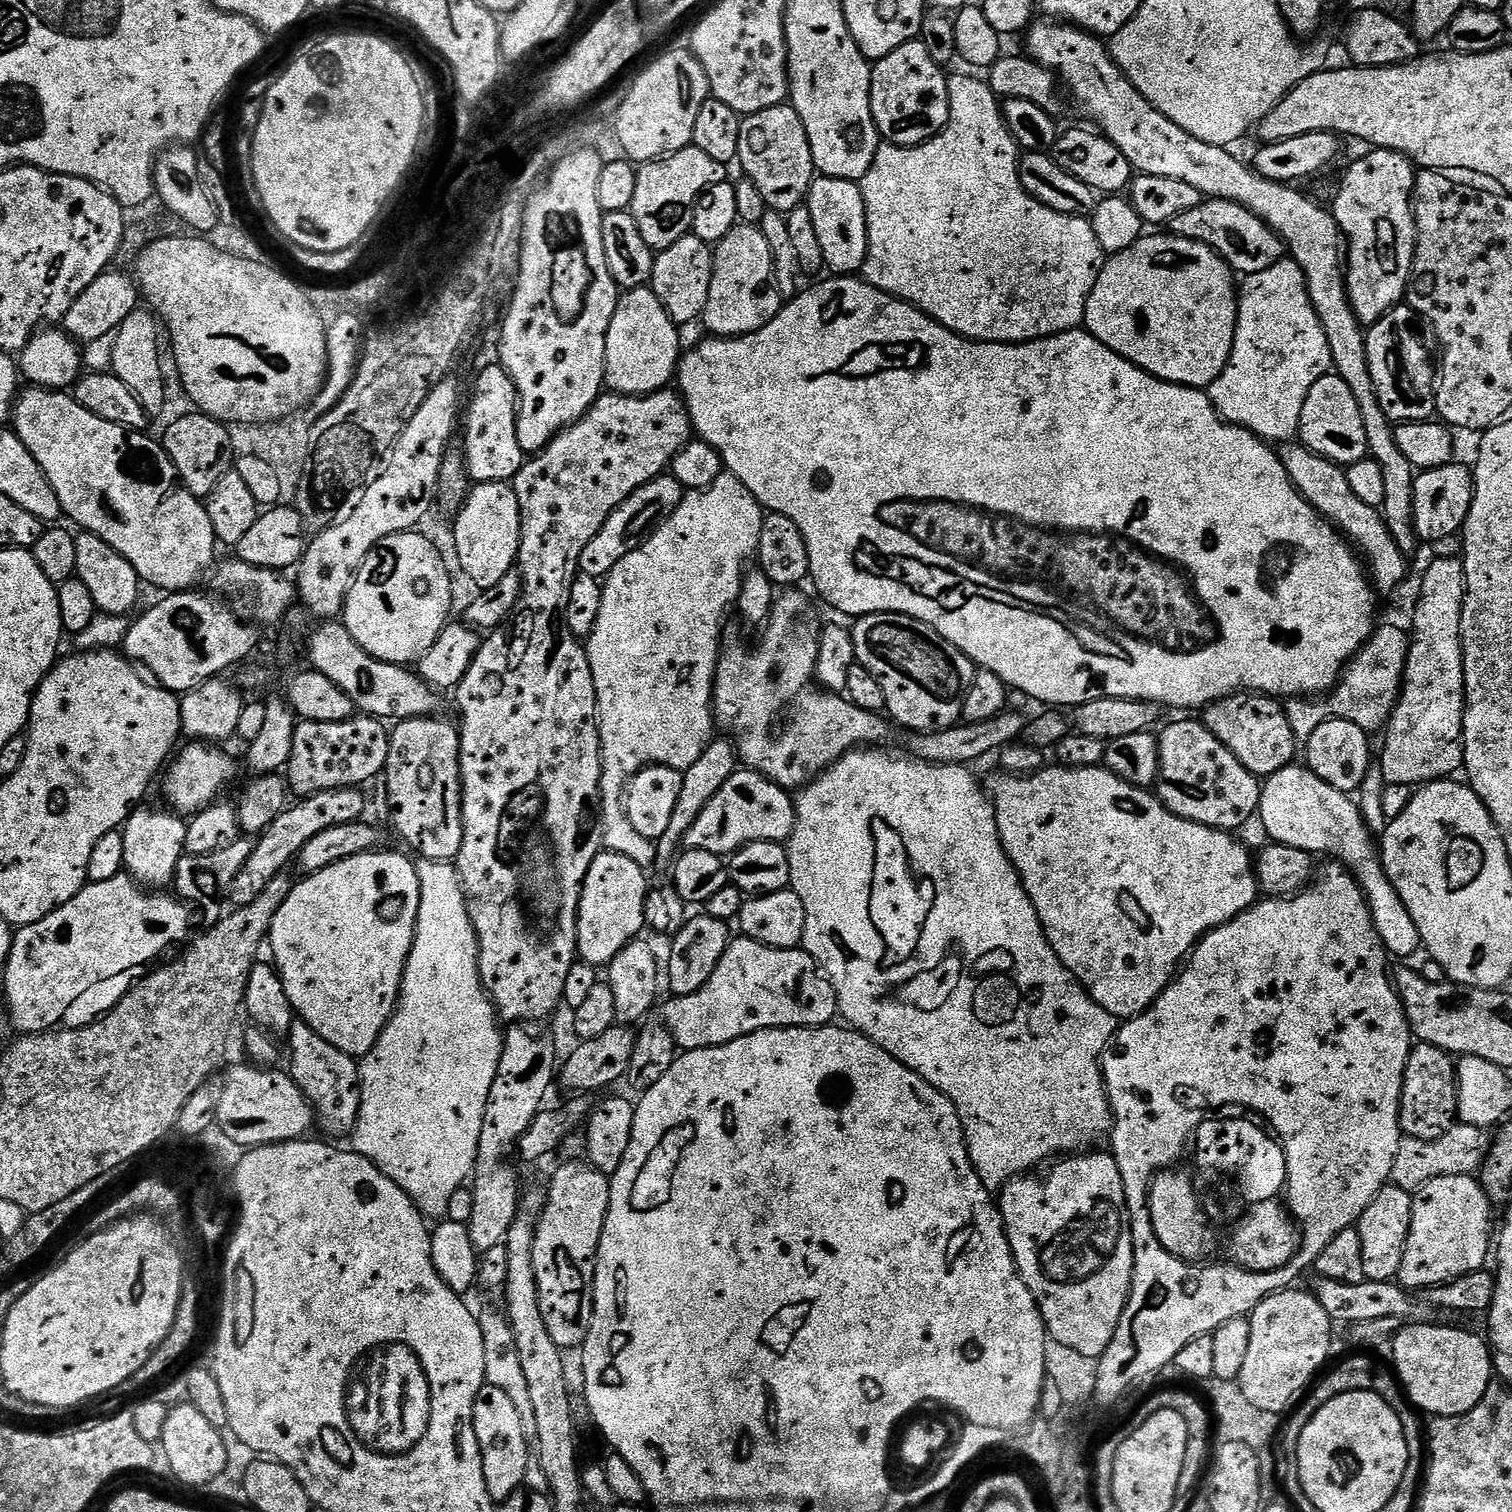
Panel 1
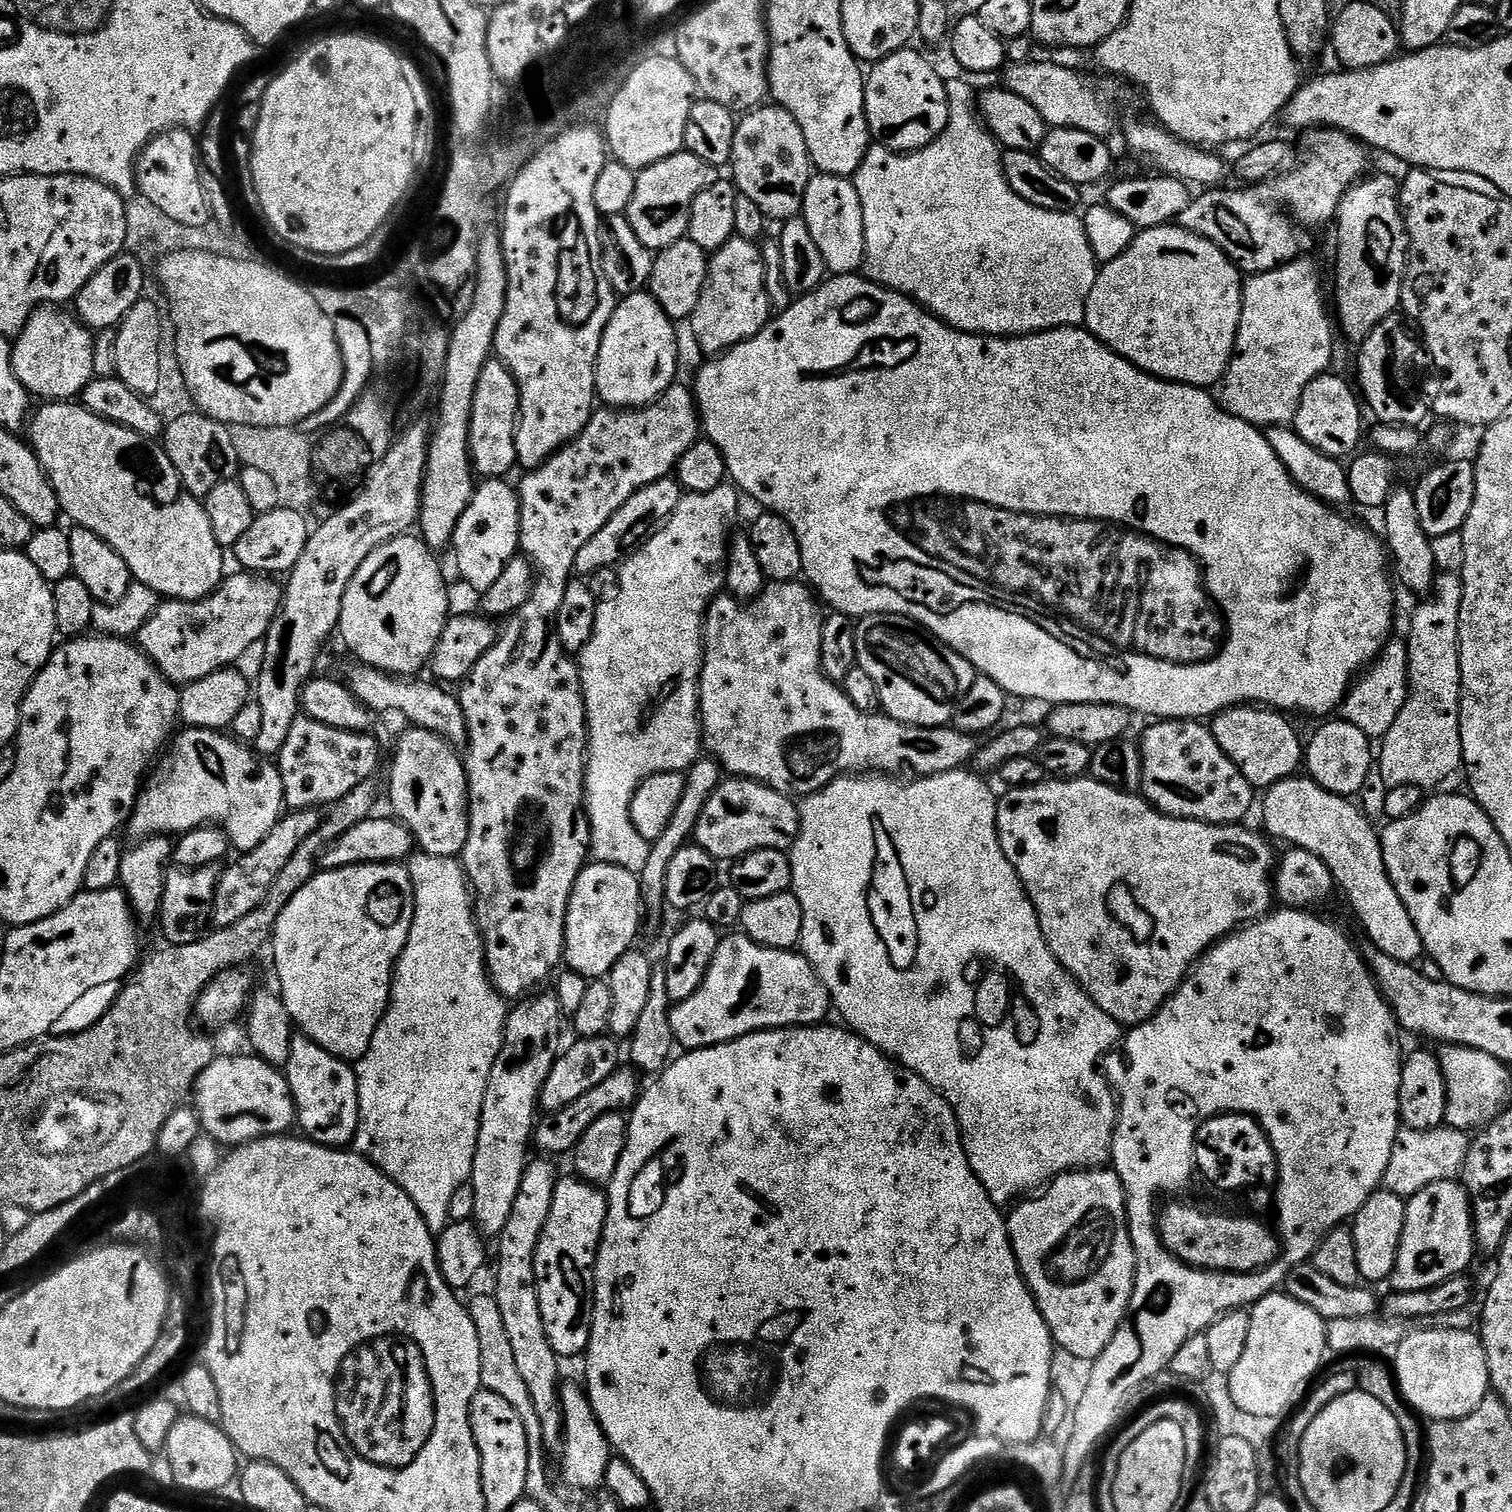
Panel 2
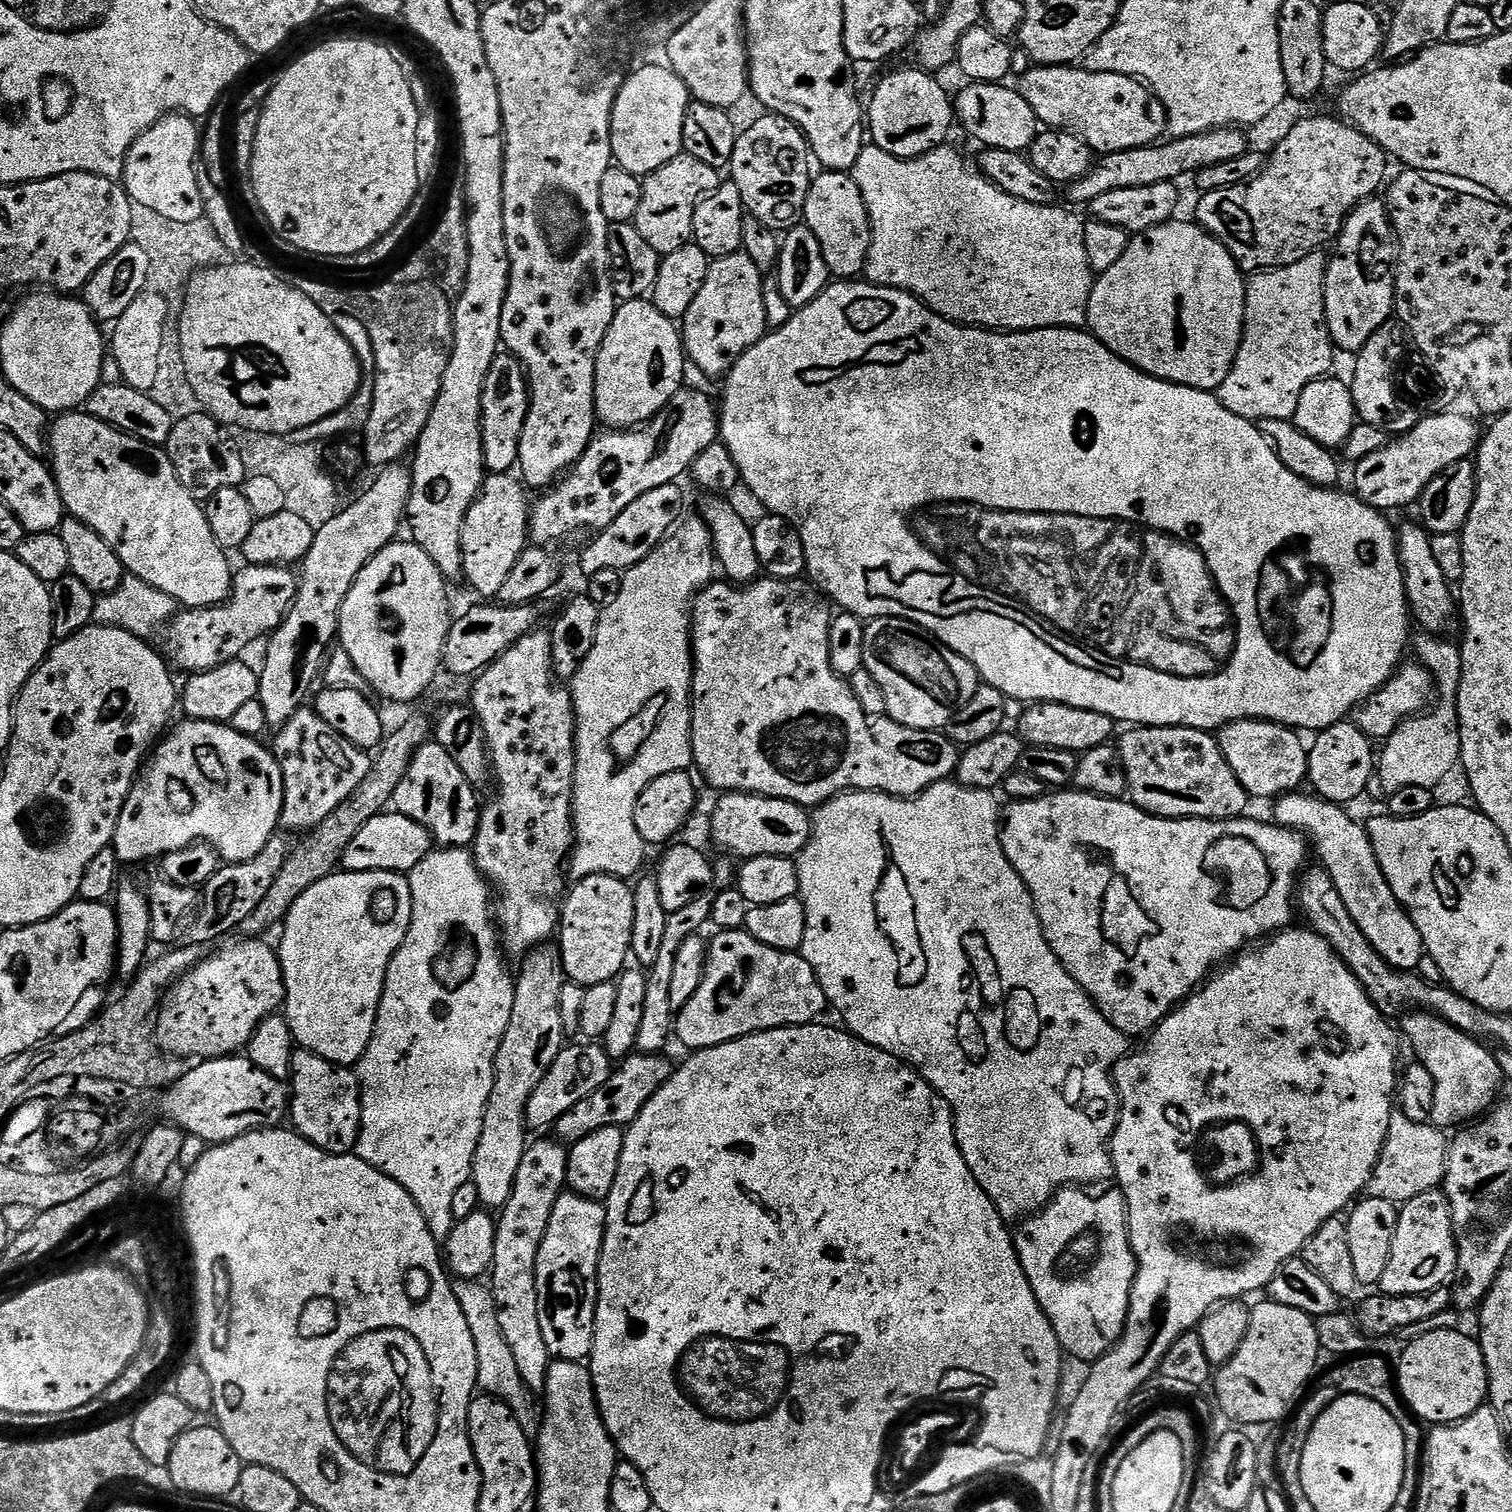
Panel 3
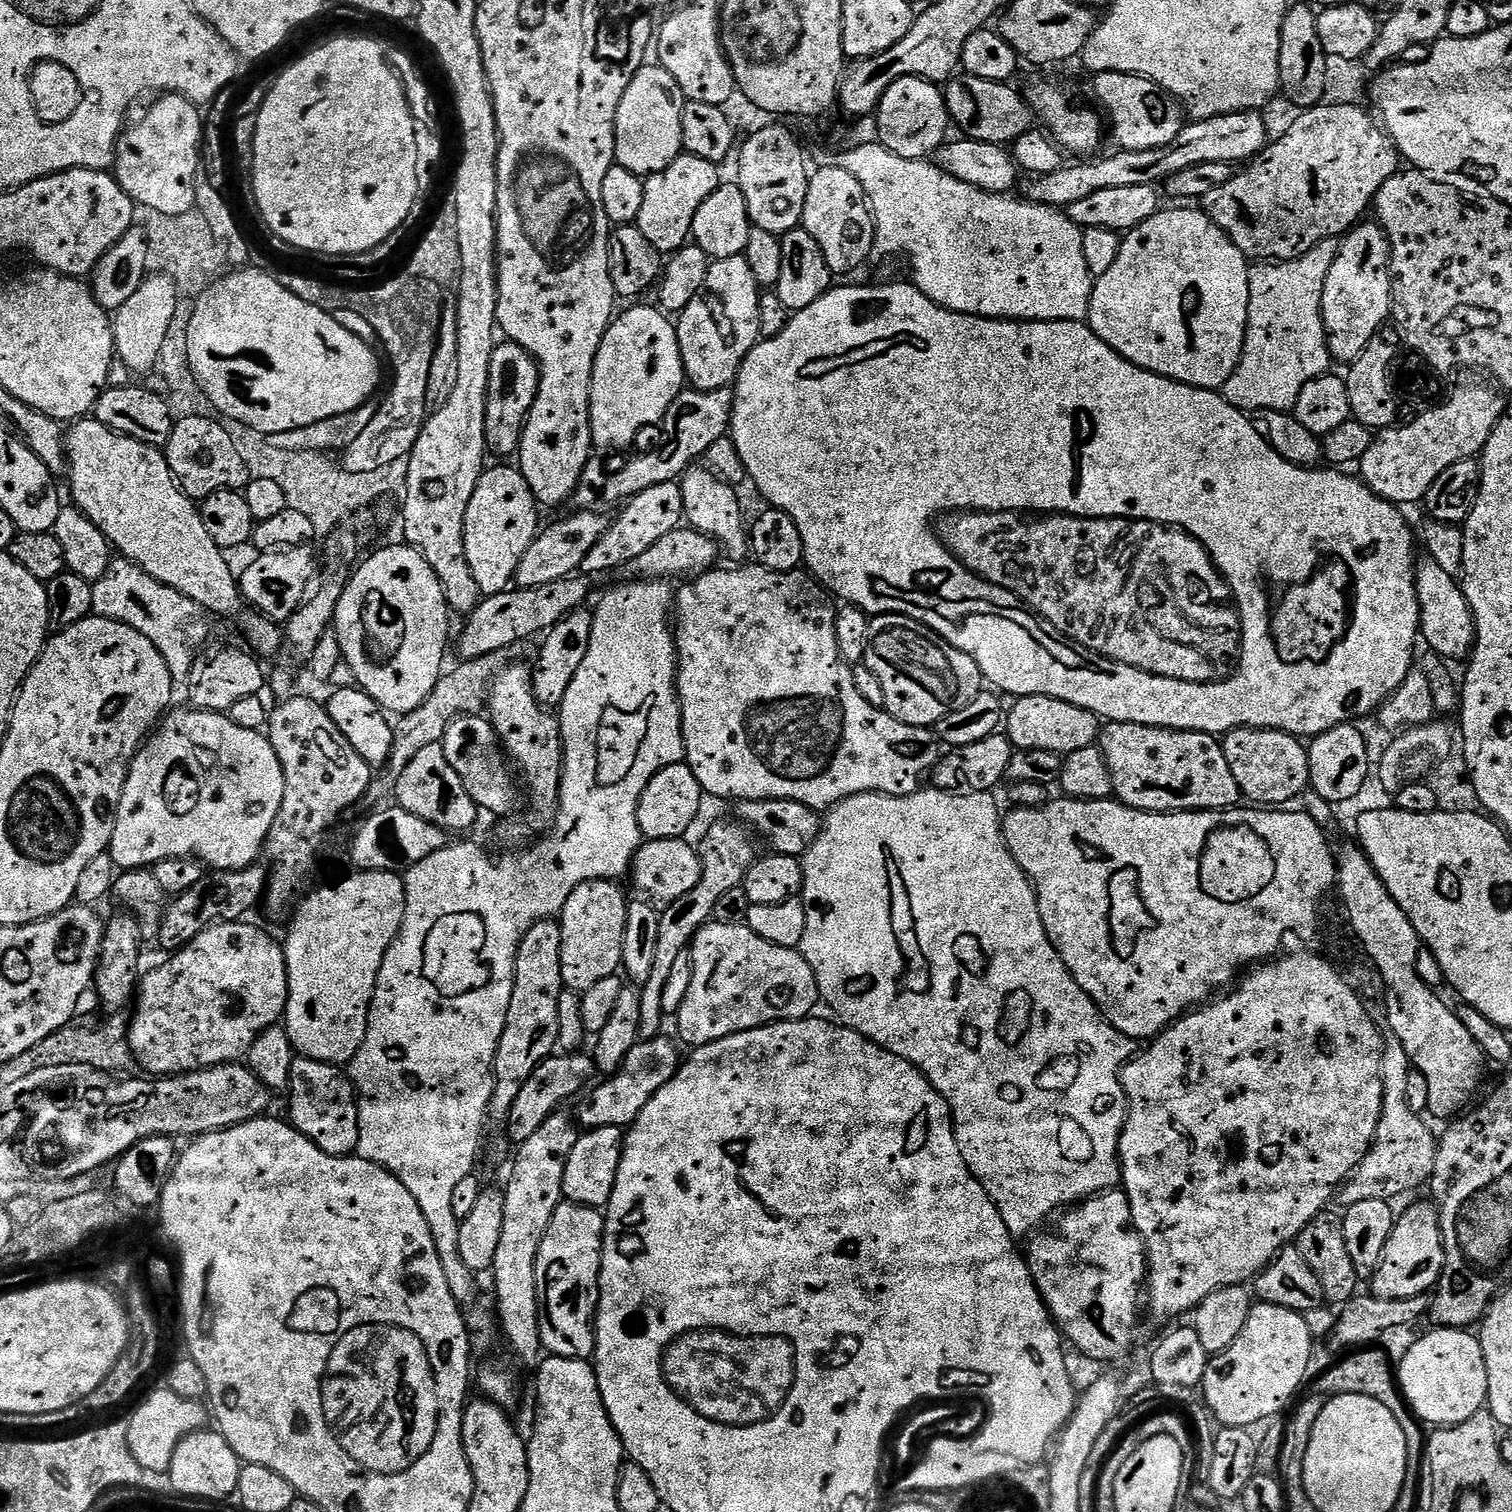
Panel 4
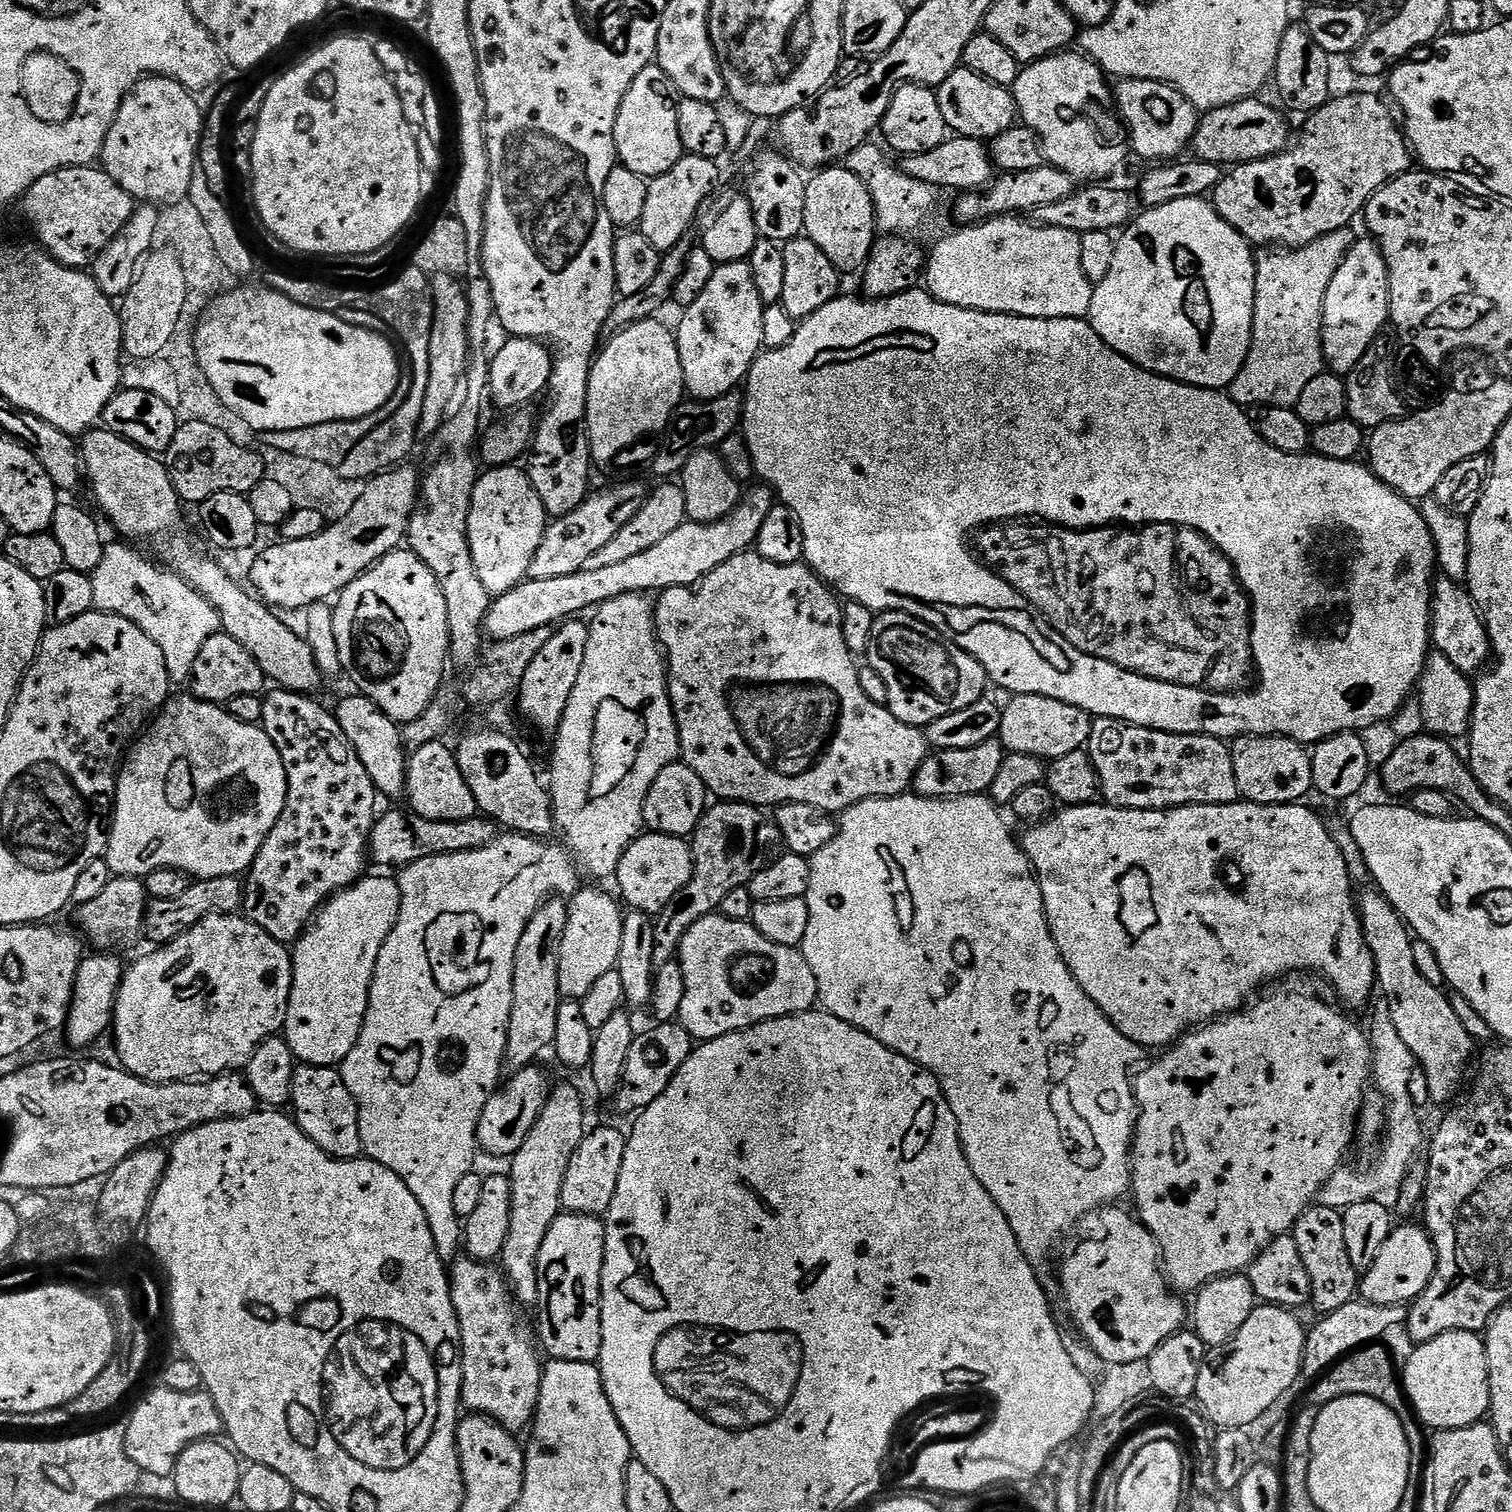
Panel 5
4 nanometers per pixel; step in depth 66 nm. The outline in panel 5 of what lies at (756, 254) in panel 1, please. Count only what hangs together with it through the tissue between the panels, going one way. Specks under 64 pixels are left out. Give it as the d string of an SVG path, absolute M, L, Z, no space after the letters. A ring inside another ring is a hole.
M743 260L733 264L722 264L716 267L706 290L698 294L696 301L683 309L684 317L680 320L680 329L674 335L678 354L682 362L684 390L691 399L713 400L722 398L722 394L735 392L745 383L749 370L762 351L760 343L764 340L764 312L766 305L758 298L758 286L754 286L754 274Z

